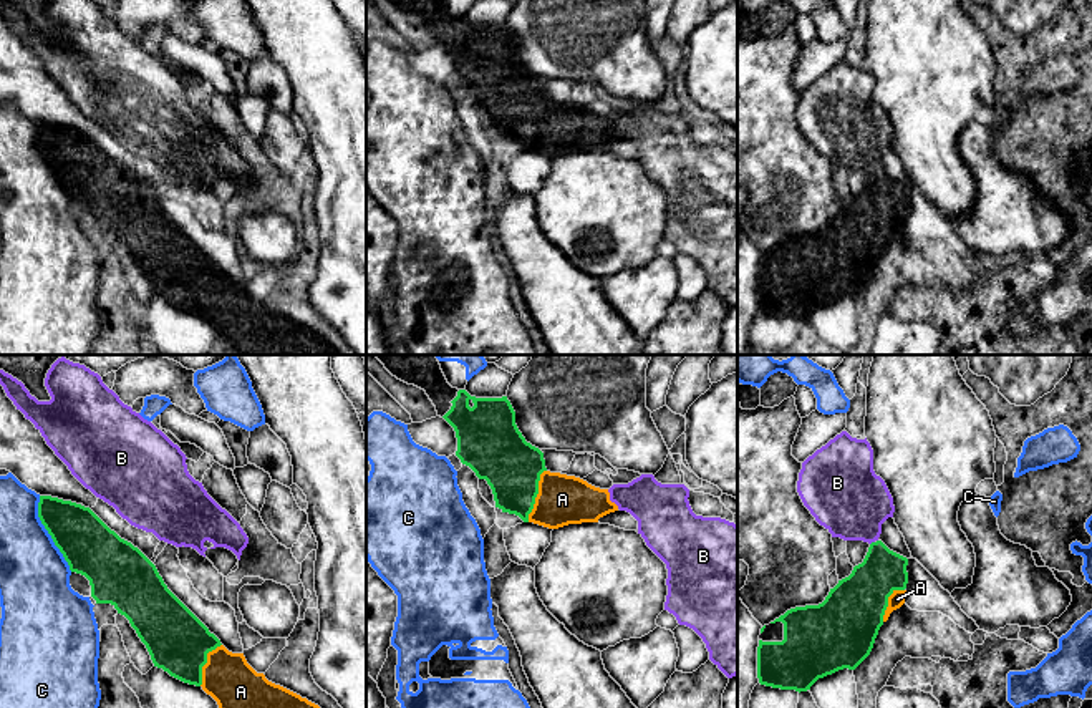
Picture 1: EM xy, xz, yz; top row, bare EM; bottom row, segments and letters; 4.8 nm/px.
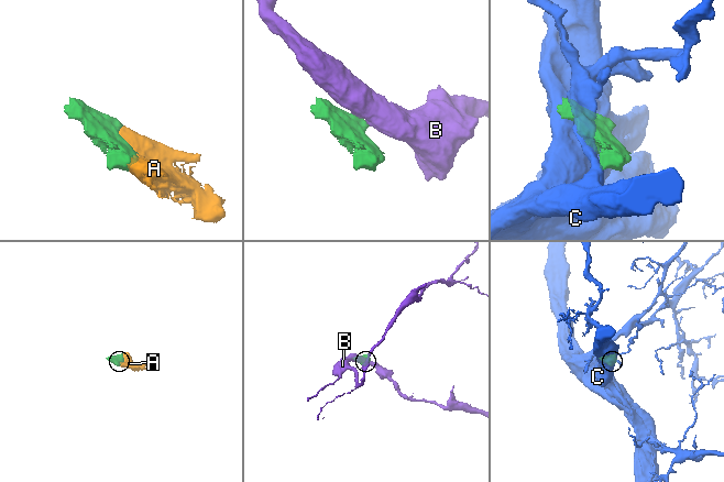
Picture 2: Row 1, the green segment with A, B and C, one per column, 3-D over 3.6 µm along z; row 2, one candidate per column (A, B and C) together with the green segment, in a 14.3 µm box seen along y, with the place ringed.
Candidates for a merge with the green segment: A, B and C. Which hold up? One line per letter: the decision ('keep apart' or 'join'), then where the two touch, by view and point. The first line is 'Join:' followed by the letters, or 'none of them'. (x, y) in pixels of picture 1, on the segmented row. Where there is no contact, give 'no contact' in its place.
Join: A
A: join; meets green in xz at (536, 496)
B: keep apart; meets green in yz at (872, 543)
C: keep apart; meets green in xy at (48, 533)

